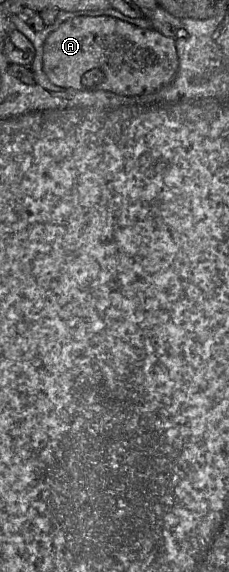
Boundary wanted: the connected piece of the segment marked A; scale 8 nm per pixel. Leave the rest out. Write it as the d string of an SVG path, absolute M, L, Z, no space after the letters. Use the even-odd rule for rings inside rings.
M110 16L71 18L49 34L44 43L43 70L53 84L64 88L139 96L170 84L178 68L174 38Z

